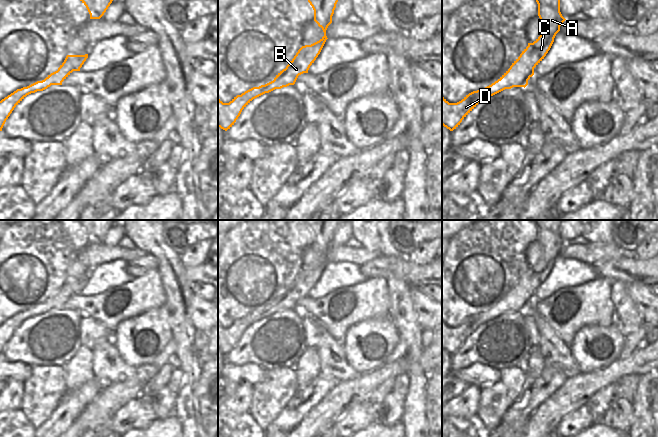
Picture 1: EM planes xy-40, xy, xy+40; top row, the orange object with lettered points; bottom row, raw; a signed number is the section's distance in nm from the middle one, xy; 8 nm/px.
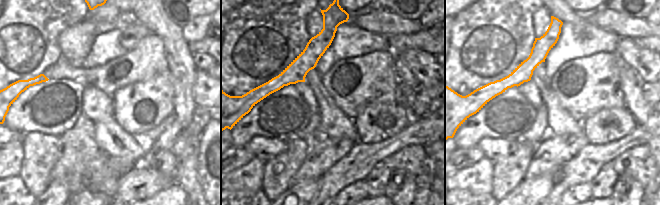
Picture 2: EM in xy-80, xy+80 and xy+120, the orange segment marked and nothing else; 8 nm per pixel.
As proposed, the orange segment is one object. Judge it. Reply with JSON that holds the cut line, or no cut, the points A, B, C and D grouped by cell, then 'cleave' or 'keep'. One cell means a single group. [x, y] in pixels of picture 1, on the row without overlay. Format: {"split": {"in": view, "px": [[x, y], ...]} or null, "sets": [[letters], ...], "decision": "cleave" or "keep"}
{"split": null, "sets": [["A", "B", "C", "D"]], "decision": "keep"}

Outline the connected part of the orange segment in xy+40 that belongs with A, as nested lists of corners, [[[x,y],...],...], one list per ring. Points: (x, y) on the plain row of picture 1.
[[[532,220],[538,228],[538,240],[544,250],[540,260],[533,266],[528,267],[528,270],[522,275],[520,280],[512,287],[510,292],[491,309],[473,315],[466,319],[457,327],[449,327],[442,321],[442,349],[453,355],[456,353],[462,344],[485,322],[491,321],[505,313],[513,311],[526,311],[528,304],[534,299],[534,292],[544,283],[550,274],[556,258],[560,255],[560,250],[566,244],[560,236],[560,224],[562,220]]]

